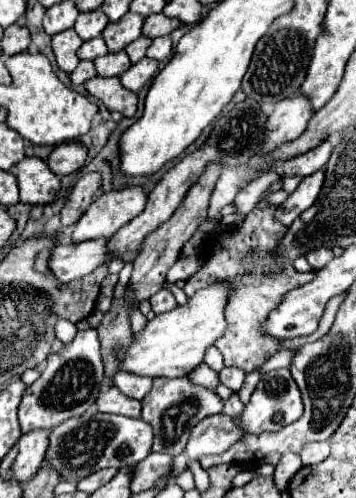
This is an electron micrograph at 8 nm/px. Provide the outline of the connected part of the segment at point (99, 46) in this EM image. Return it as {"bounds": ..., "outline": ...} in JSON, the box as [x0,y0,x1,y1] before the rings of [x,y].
{"bounds":[79,36,107,60],"outline":[[[103,36],[93,38],[93,40],[87,40],[87,42],[83,42],[81,48],[79,48],[79,58],[81,58],[81,60],[95,60],[95,58],[105,56],[105,54],[107,54],[107,46],[105,46]]]}

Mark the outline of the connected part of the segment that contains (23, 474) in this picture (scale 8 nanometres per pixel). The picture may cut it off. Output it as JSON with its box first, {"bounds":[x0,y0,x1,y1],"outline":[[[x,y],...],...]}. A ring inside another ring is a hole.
{"bounds":[3,430,51,482],"outline":[[[33,430],[31,434],[23,434],[17,442],[17,456],[13,462],[13,474],[7,474],[3,478],[15,478],[19,482],[31,480],[45,460],[49,432],[51,430]]]}

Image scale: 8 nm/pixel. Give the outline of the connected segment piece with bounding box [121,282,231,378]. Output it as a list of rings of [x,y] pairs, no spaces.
[[[211,282],[209,286],[195,292],[193,298],[187,300],[187,304],[177,306],[171,312],[157,314],[151,322],[147,322],[143,334],[133,338],[133,344],[123,356],[121,370],[129,370],[133,374],[143,374],[151,378],[187,376],[203,362],[207,348],[213,346],[219,334],[223,334],[223,330],[227,328],[223,310],[229,294],[231,282]]]

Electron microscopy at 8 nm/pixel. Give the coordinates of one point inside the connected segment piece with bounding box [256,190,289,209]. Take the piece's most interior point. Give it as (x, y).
(275, 199)

